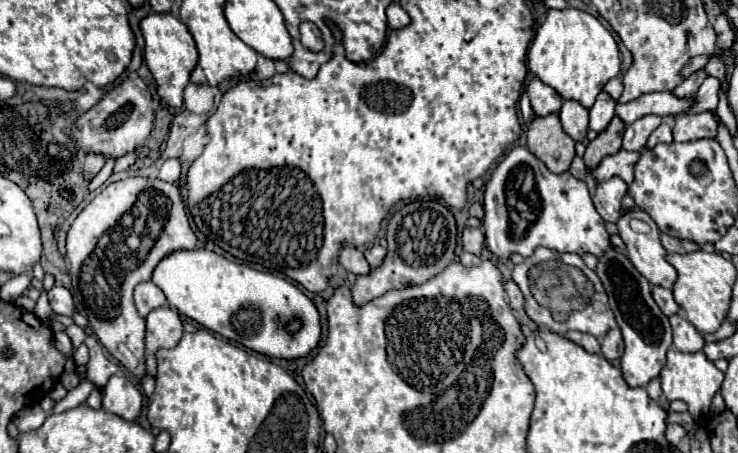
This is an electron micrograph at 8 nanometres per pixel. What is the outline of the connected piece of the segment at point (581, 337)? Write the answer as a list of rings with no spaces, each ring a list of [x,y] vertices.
[[[567,331],[565,333],[567,339],[571,339],[573,343],[581,345],[585,351],[589,353],[595,353],[595,355],[601,355],[601,347],[599,347],[599,341],[593,337],[593,335],[587,335],[587,333],[579,333],[579,331]]]

